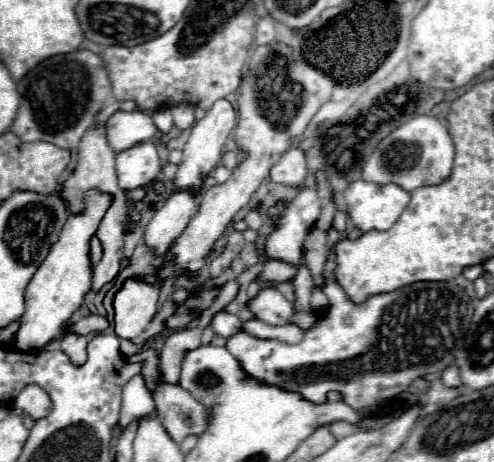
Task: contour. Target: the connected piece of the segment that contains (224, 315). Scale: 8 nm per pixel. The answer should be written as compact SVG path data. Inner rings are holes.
M221 311L221 313L217 313L217 315L213 317L211 327L213 327L213 331L215 331L217 335L221 335L221 337L229 339L229 337L233 337L235 333L239 333L239 331L241 331L243 321L241 321L239 317L235 317L235 315L231 315L231 313L227 313L227 311Z

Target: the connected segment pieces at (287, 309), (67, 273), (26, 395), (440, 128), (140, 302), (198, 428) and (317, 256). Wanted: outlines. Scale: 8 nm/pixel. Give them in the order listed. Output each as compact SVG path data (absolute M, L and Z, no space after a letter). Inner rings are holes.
M275 287L259 291L259 295L249 301L249 307L257 315L257 319L261 319L269 325L295 323L303 331L311 329L319 319L313 311L295 309L295 305L291 301L287 301Z
M89 189L83 201L85 201L85 209L77 215L67 217L67 225L63 225L63 233L59 233L59 241L55 241L51 253L39 265L37 273L33 275L33 279L25 289L27 309L21 317L21 327L15 339L15 347L21 351L37 351L45 347L71 319L77 317L79 307L91 289L91 273L93 273L93 265L89 257L91 239L99 229L99 221L111 207L113 197L99 189Z
M27 385L15 399L13 399L15 411L17 415L25 417L31 415L35 421L43 419L49 411L51 411L51 399L47 395L47 391L39 385Z
M417 115L407 123L399 125L379 143L373 155L365 161L363 179L379 185L397 183L405 191L413 191L423 185L437 185L451 175L453 151L455 149L447 127L431 115Z
M137 279L125 281L123 289L115 295L115 331L123 339L135 339L137 335L143 333L151 317L155 315L157 309L157 297L159 297L159 285L147 285Z
M159 385L153 391L153 399L159 421L175 443L181 443L187 435L201 435L207 429L205 407L179 385Z
M313 229L305 239L305 263L315 279L323 279L323 263L327 259L327 233ZM321 263L321 265L315 265Z

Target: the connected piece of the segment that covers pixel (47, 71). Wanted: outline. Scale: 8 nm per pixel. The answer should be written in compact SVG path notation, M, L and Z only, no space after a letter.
M73 51L39 63L17 81L17 91L21 95L21 105L11 131L21 141L49 141L63 149L75 149L83 133L93 125L95 115L107 103L111 81L99 55L91 51Z

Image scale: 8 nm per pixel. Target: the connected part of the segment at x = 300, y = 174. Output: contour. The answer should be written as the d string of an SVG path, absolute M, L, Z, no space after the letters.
M291 147L279 163L275 163L269 171L271 181L283 183L283 185L301 185L307 175L307 163L301 149Z

